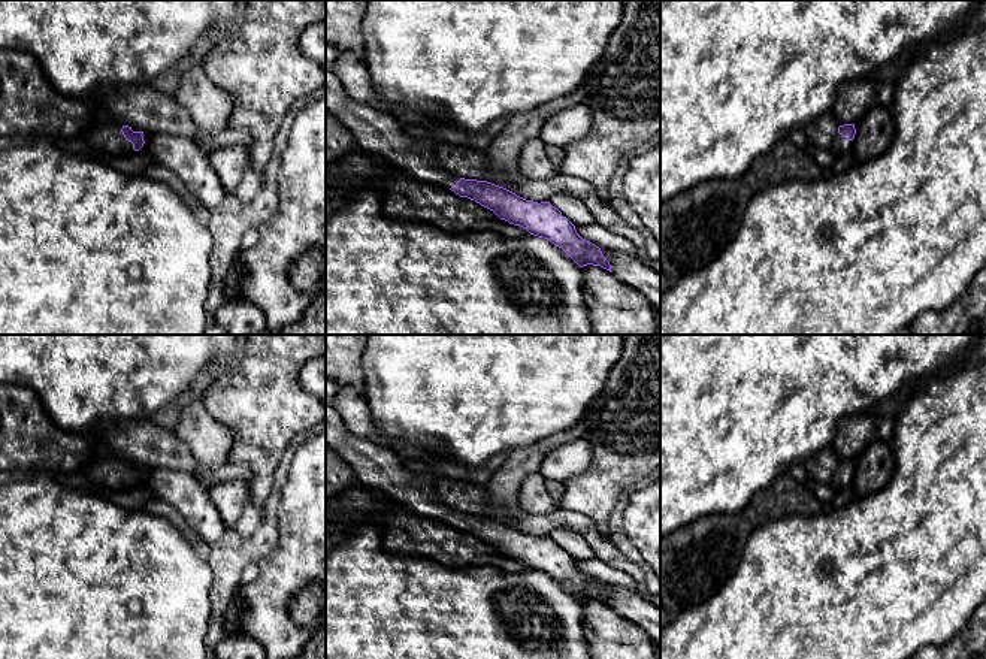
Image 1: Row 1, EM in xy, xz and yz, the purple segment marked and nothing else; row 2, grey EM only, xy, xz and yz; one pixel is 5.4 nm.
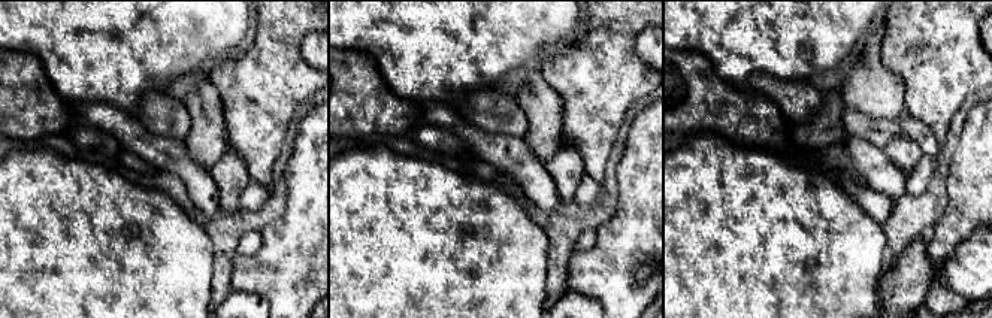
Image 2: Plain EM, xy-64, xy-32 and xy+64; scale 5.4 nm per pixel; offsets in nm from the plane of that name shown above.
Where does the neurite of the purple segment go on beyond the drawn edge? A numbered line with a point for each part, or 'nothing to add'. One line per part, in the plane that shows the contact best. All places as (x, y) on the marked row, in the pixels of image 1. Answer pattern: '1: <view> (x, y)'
1: xy (108, 136)

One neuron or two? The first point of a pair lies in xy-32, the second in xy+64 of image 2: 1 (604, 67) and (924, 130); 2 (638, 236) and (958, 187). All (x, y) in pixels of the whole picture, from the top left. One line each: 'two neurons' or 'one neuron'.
1: two neurons
2: one neuron

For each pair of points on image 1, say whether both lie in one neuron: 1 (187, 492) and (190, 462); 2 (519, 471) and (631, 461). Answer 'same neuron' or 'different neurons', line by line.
1: different neurons
2: different neurons

